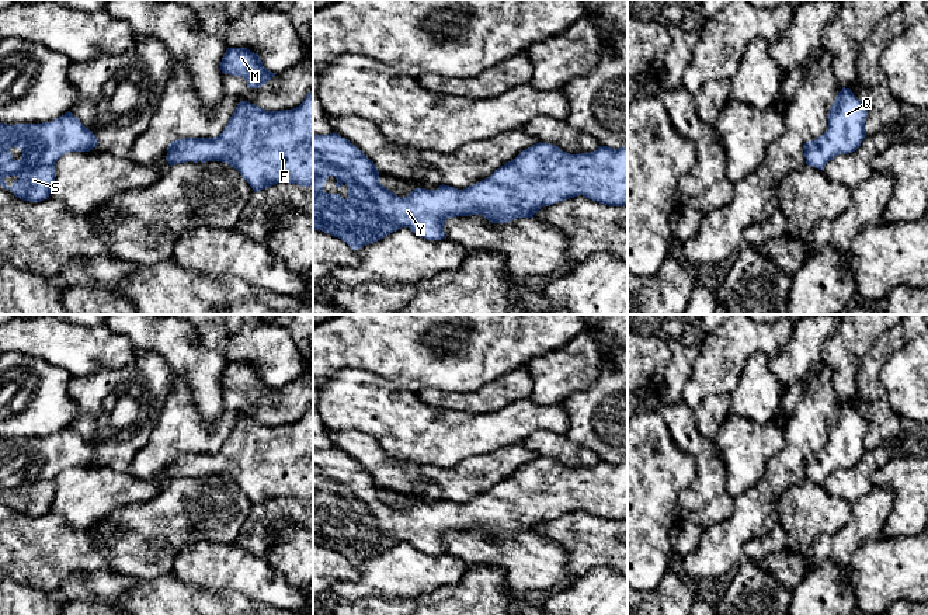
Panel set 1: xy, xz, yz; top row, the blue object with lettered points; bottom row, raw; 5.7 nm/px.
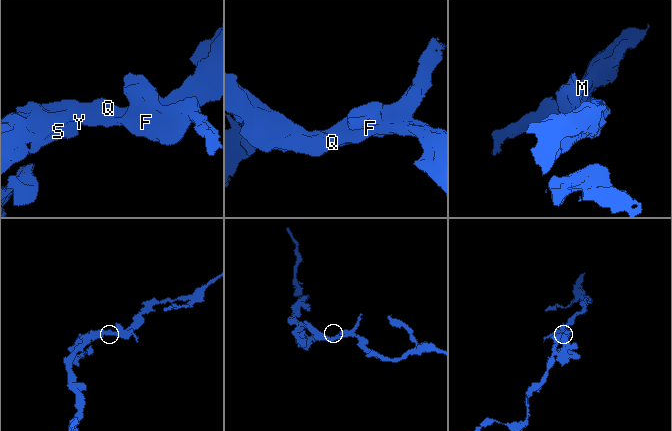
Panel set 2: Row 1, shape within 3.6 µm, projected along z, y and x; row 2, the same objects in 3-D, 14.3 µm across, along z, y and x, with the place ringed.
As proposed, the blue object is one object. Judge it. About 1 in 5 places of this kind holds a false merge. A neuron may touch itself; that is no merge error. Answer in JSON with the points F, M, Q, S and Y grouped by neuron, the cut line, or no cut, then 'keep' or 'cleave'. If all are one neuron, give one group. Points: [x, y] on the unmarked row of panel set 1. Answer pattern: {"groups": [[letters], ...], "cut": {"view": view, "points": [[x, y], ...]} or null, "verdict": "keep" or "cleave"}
{"groups": [["F", "M", "Q", "S", "Y"]], "cut": null, "verdict": "keep"}

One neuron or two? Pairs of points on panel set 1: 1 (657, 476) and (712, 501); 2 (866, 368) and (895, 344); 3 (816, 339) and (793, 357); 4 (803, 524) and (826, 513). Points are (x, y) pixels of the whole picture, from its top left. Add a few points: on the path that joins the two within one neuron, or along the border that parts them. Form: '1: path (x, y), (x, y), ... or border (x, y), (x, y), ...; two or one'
1: border (694, 457), (695, 478), (680, 497), (680, 520); two
2: path (873, 361), (887, 347); one
3: path (810, 341), (799, 353); one
4: path (809, 518), (814, 513), (820, 513); one

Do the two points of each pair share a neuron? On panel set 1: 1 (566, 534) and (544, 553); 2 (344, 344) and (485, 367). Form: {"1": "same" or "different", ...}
{"1": "different", "2": "same"}

